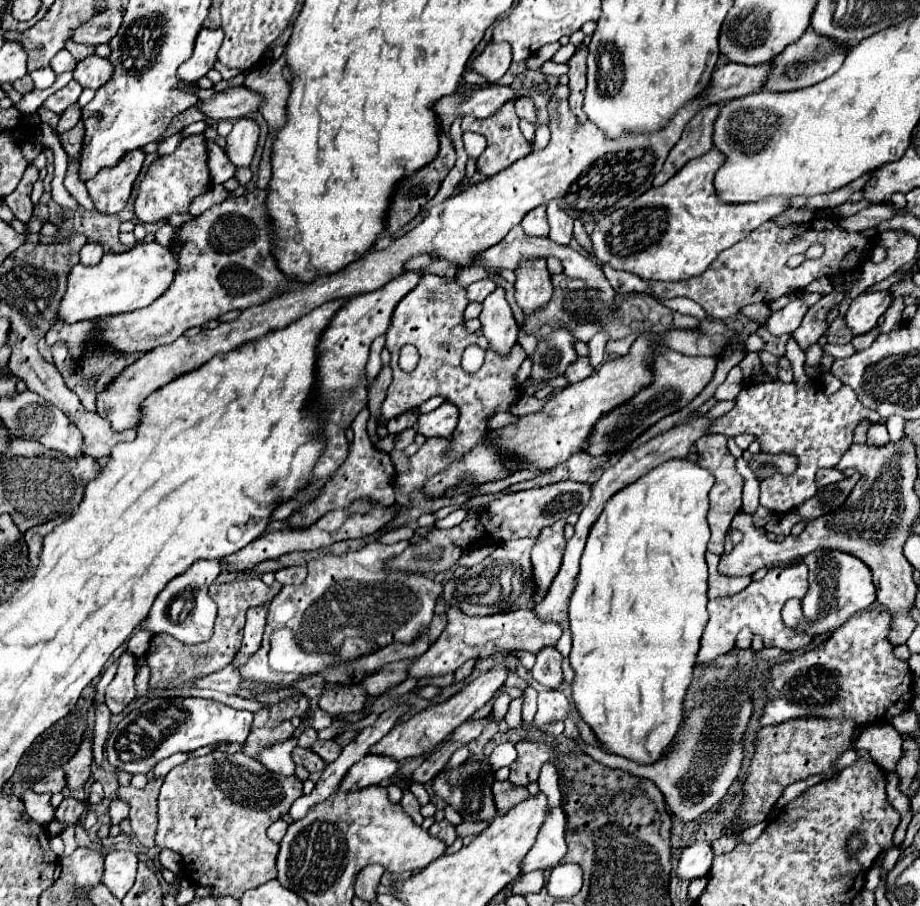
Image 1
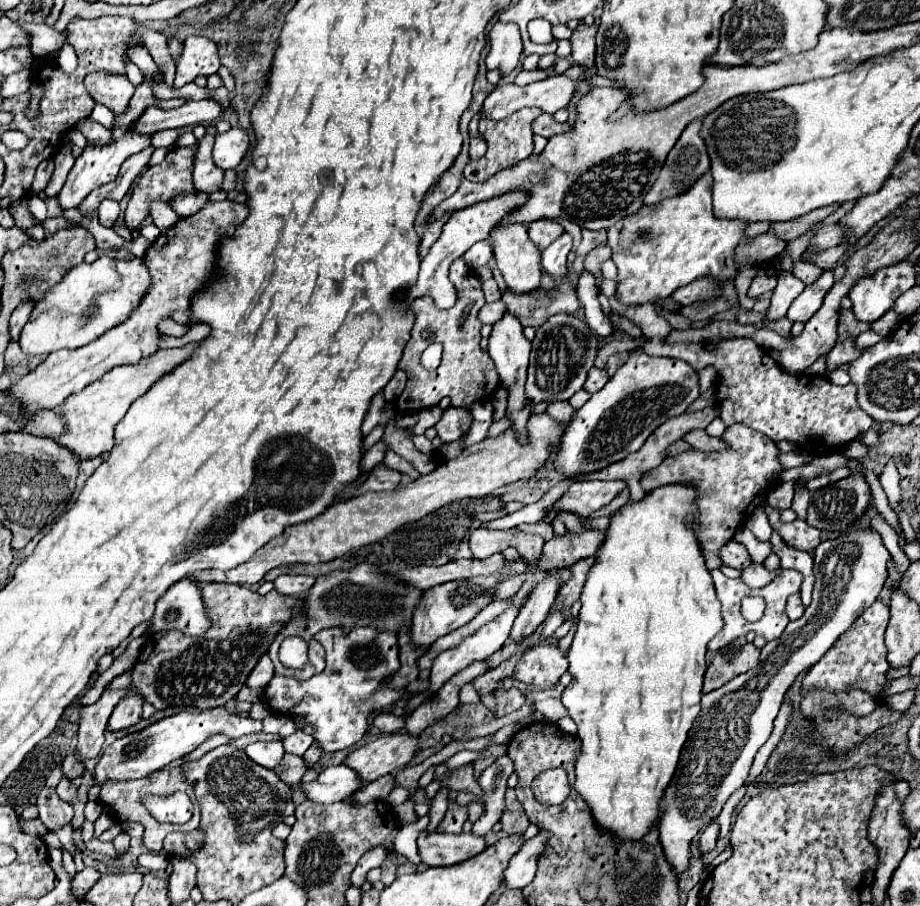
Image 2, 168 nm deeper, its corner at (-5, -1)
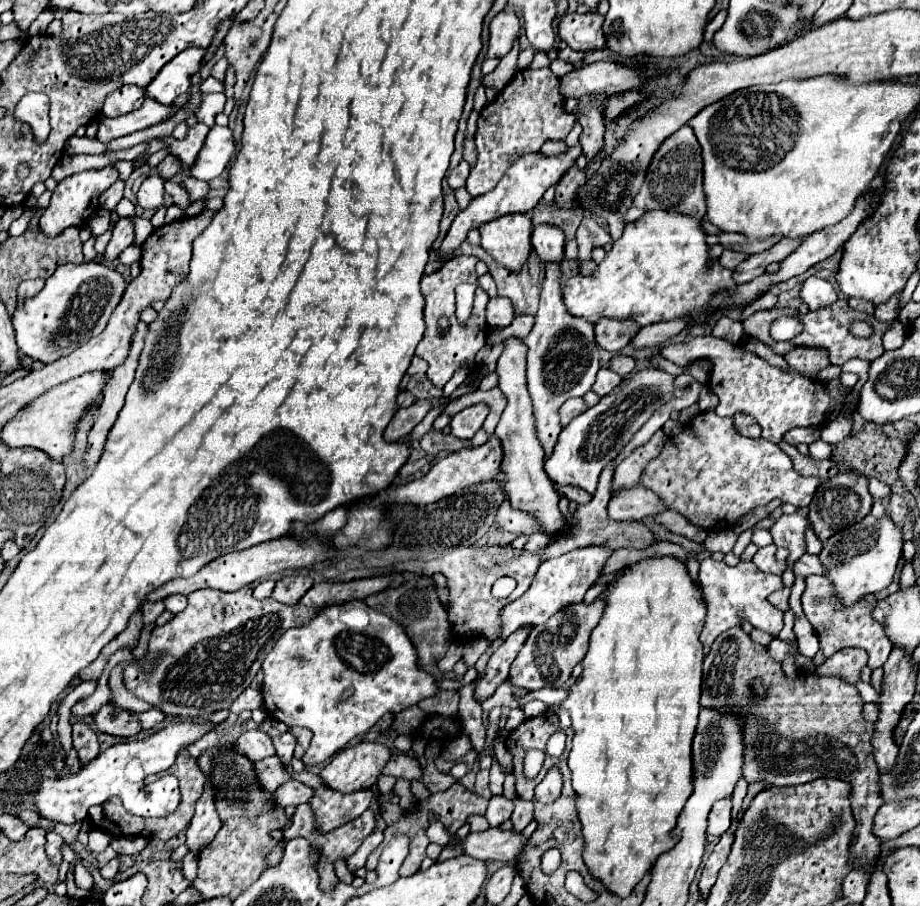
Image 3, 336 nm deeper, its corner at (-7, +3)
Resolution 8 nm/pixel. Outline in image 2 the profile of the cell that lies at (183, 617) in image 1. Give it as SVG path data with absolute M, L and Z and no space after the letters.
M182 579L156 601L150 633L162 629L180 629L192 637L208 629L208 615L204 613L198 585Z

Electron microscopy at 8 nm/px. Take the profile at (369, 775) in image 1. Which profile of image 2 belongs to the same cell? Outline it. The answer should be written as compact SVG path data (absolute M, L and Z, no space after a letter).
M346 765L326 767L316 781L302 783L300 789L304 791L308 801L314 803L336 803L348 799L356 789L360 789L364 783L356 779L356 773L352 769L346 769Z

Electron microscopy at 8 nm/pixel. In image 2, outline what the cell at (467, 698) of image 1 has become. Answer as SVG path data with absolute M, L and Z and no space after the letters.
M406 731L382 735L376 741L354 749L344 759L344 765L354 769L364 783L370 783L382 775L402 769L414 757L418 741L418 737L412 737Z

